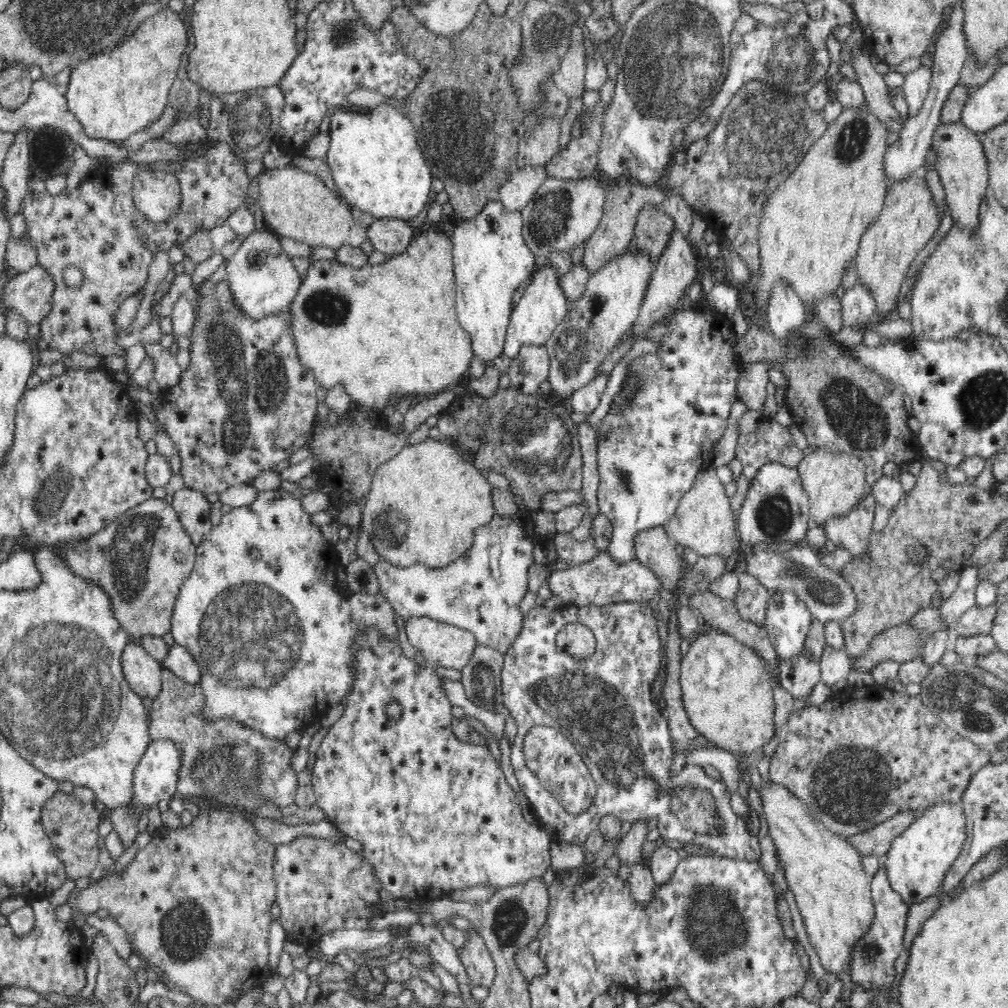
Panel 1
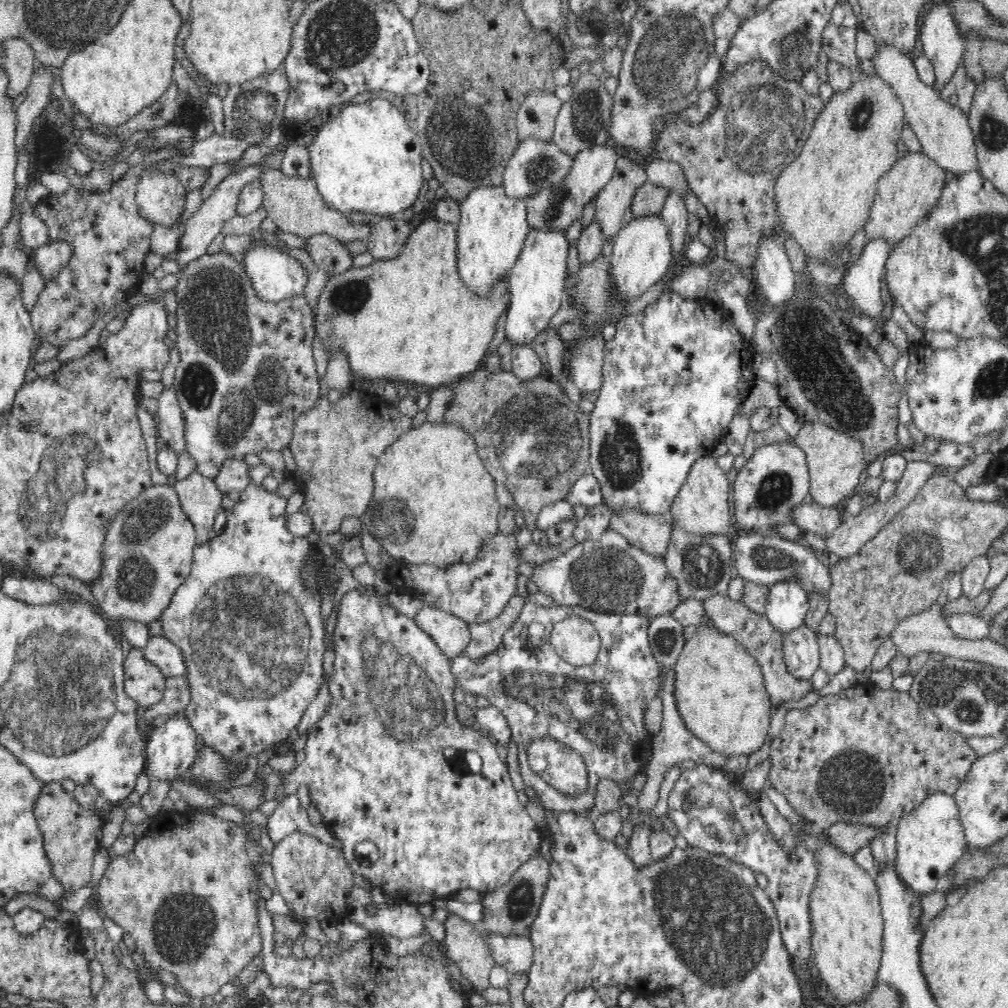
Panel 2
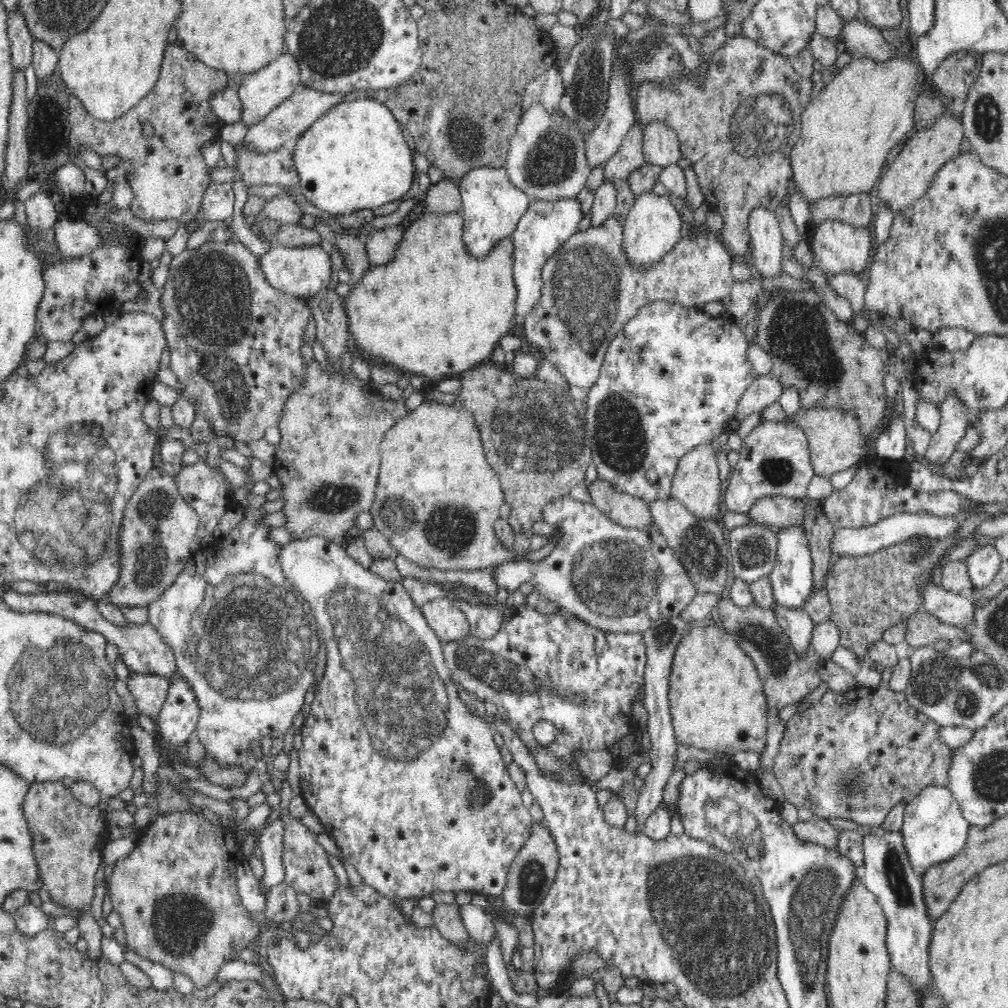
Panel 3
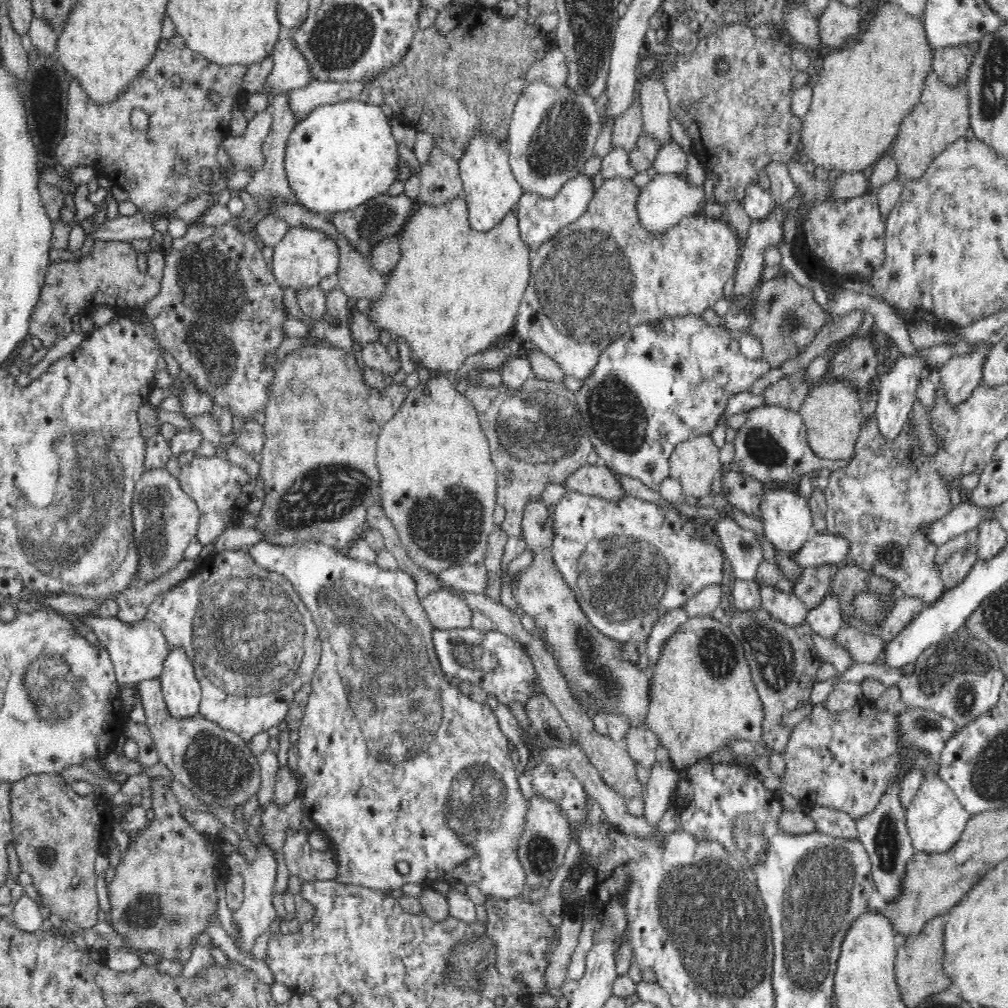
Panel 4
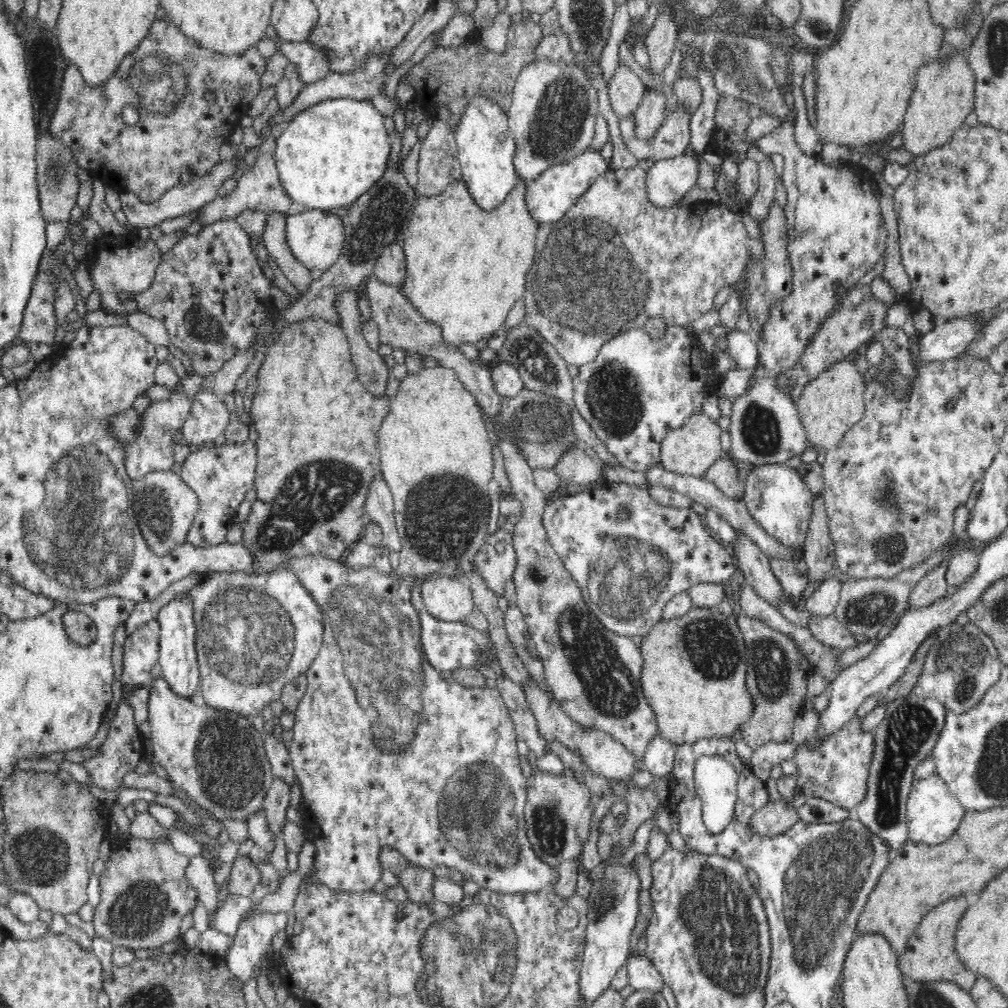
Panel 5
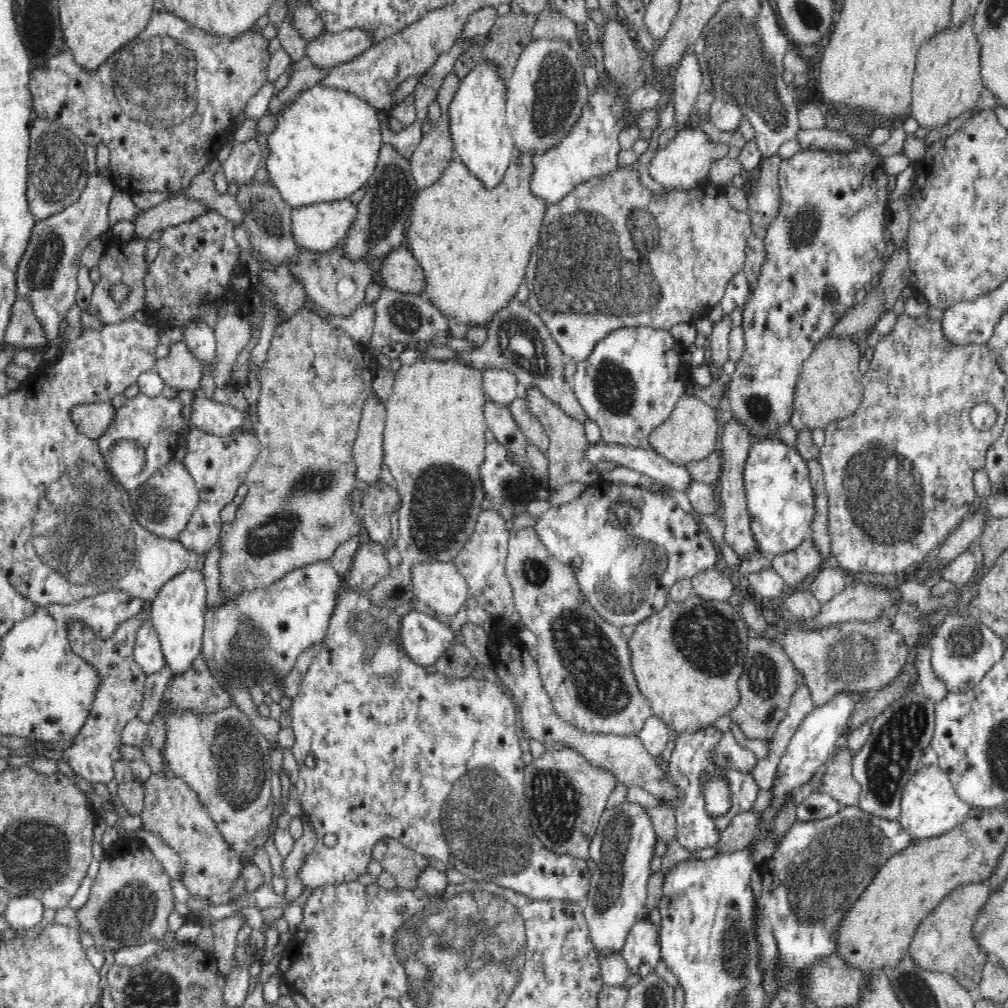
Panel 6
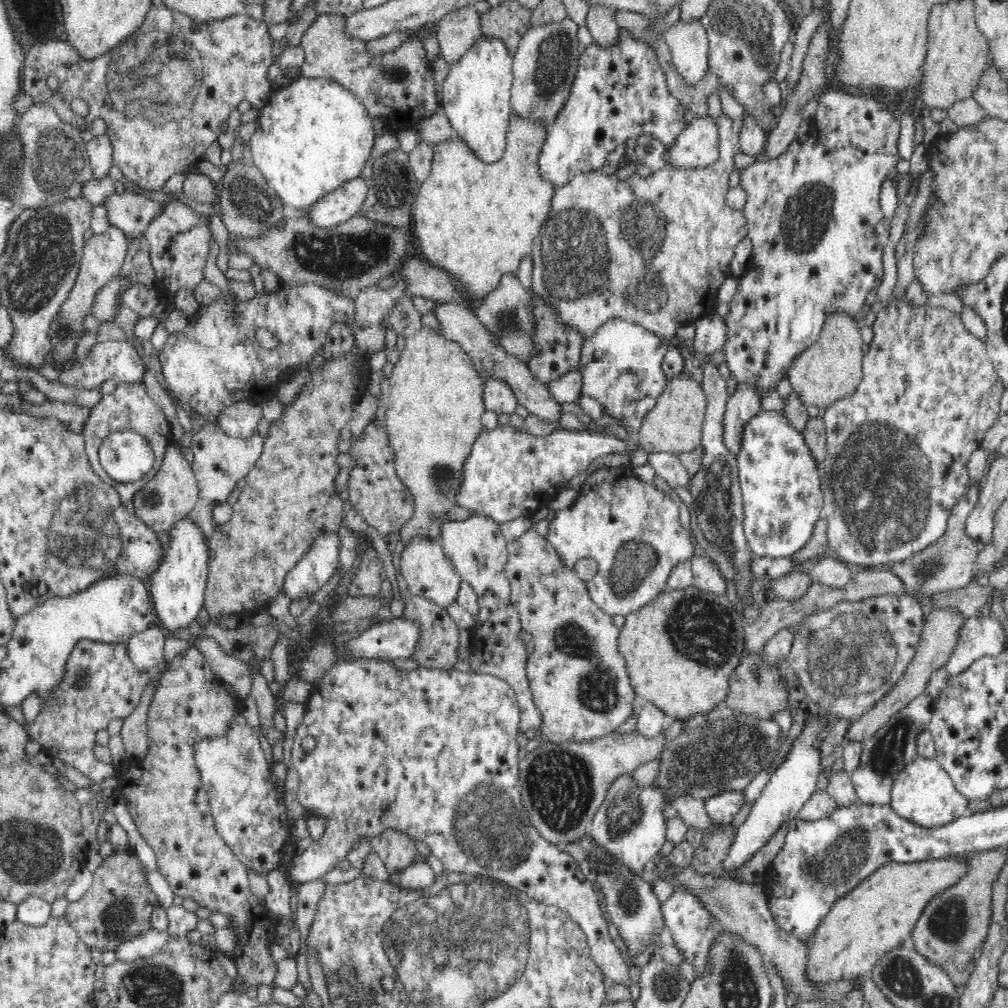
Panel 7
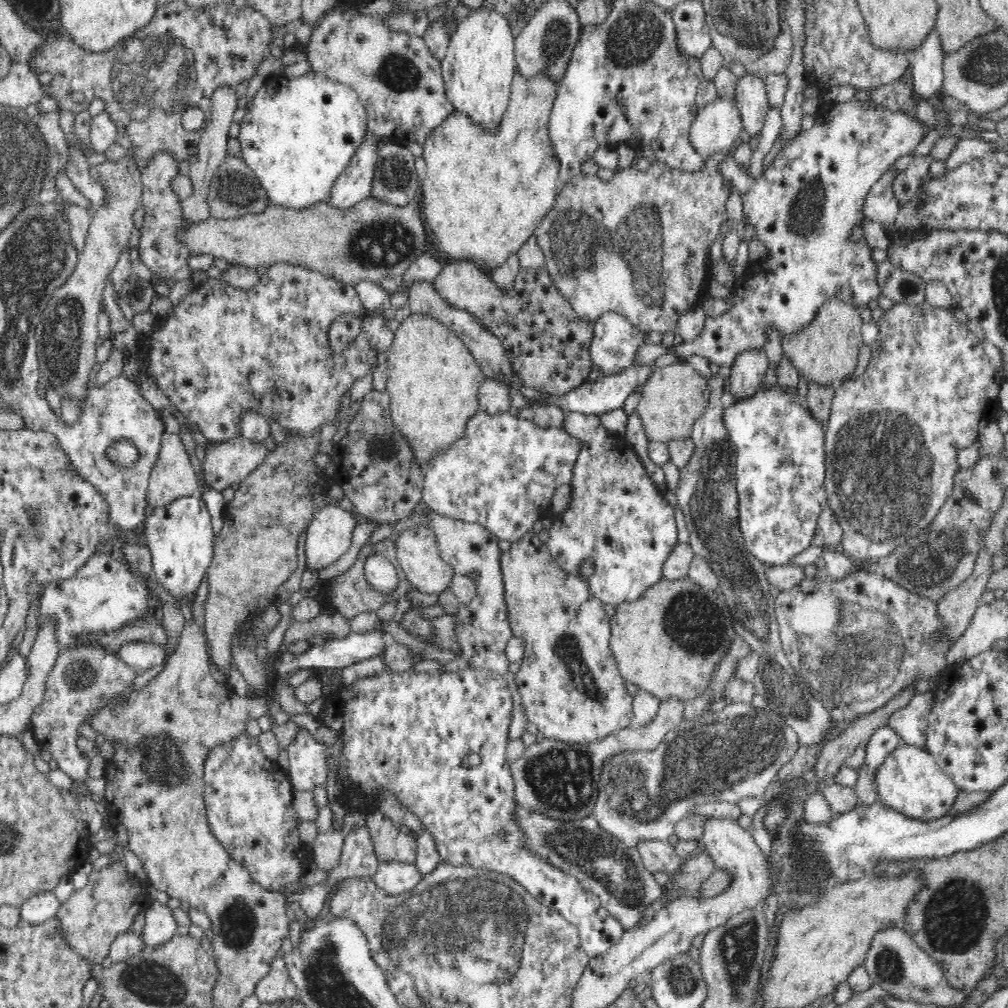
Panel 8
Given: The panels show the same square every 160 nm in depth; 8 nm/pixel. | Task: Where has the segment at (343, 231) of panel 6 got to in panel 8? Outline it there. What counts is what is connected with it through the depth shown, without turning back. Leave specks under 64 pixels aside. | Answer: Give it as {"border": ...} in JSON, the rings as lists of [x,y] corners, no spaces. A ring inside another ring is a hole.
{"border":[[[370,129],[363,144],[355,149],[346,170],[335,180],[328,202],[334,209],[350,209],[371,196],[377,150],[384,144]]]}

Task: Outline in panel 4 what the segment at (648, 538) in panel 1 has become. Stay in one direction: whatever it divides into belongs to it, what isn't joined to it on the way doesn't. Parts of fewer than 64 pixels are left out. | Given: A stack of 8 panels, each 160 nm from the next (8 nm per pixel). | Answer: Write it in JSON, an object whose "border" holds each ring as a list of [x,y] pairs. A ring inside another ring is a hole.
{"border":[[[600,462],[592,466],[587,463],[576,468],[564,480],[563,486],[566,490],[605,497],[613,502],[619,502],[619,498],[628,493],[611,470]]]}

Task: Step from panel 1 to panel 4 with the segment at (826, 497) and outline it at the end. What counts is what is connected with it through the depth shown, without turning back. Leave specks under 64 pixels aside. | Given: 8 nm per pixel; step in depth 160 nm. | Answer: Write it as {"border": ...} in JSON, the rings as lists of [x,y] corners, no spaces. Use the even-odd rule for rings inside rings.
{"border":[[[820,380],[811,387],[808,396],[799,408],[807,428],[810,448],[821,458],[844,462],[854,454],[854,444],[862,430],[862,395],[848,381]]]}

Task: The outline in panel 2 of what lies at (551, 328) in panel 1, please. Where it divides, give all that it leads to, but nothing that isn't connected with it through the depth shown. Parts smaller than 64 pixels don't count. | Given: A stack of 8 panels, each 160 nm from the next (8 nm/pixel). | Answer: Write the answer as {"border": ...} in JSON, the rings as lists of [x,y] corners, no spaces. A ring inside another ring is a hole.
{"border":[[[546,227],[529,228],[526,240],[522,242],[522,250],[506,280],[511,303],[506,316],[505,337],[512,344],[532,344],[536,336],[550,324],[564,300],[568,238],[560,232],[544,234]]]}

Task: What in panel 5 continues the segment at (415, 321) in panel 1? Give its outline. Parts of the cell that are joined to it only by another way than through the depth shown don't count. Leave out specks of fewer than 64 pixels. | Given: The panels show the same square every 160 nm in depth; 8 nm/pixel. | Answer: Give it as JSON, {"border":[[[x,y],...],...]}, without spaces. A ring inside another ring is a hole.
{"border":[[[521,177],[515,181],[514,188],[512,188],[507,195],[507,198],[499,205],[499,208],[492,209],[491,212],[486,212],[480,209],[474,198],[470,195],[470,191],[466,186],[465,181],[461,178],[450,182],[446,188],[437,196],[416,198],[416,206],[412,211],[412,215],[406,222],[406,226],[400,232],[400,242],[403,245],[403,251],[406,257],[406,278],[401,284],[401,293],[416,307],[419,315],[428,322],[433,322],[436,326],[442,329],[444,341],[452,345],[452,347],[459,348],[461,344],[468,343],[470,345],[481,346],[486,340],[490,339],[492,335],[503,328],[504,320],[508,316],[508,312],[512,310],[515,302],[523,298],[525,295],[525,284],[527,282],[527,272],[531,265],[535,262],[535,250],[537,241],[537,230],[539,224],[537,220],[530,216],[530,210],[526,207],[526,189],[527,183],[521,180]]]}

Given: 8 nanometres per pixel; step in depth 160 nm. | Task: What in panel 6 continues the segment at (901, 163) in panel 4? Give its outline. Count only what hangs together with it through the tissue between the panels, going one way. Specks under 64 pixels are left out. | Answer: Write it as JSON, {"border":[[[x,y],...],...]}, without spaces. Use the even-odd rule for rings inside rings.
{"border":[[[972,18],[964,20],[958,28],[947,27],[942,32],[936,32],[934,36],[930,36],[922,42],[917,54],[913,78],[912,113],[910,116],[918,121],[920,129],[935,130],[938,126],[948,124],[950,120],[958,118],[958,116],[976,105],[985,85],[982,83],[980,45],[973,29]]]}

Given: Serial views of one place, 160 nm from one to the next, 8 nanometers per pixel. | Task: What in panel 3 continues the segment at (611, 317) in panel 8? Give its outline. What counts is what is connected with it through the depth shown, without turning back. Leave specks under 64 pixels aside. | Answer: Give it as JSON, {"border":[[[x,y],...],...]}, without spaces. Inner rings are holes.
{"border":[[[662,302],[654,304],[645,304],[633,316],[628,324],[622,329],[622,332],[614,337],[605,352],[600,374],[594,382],[594,386],[588,389],[588,400],[584,406],[584,426],[587,430],[587,437],[590,438],[591,458],[596,465],[597,476],[602,480],[608,480],[618,492],[628,492],[642,500],[666,499],[671,496],[672,478],[678,468],[678,460],[690,452],[690,449],[696,448],[698,444],[710,444],[714,438],[725,432],[729,426],[729,421],[735,416],[736,406],[746,389],[752,384],[752,381],[758,376],[754,367],[748,360],[749,344],[744,338],[744,329],[737,326],[727,316],[712,317],[701,309],[686,308],[680,303]]]}

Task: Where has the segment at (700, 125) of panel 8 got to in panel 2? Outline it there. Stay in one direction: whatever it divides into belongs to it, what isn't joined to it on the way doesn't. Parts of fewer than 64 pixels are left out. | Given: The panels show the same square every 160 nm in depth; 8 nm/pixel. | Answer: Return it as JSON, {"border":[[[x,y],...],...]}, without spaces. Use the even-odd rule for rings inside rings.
{"border":[[[658,214],[633,217],[620,228],[613,242],[610,272],[613,273],[614,284],[617,285],[621,296],[625,296],[626,300],[634,302],[652,284],[664,279],[669,272],[673,259],[673,247],[668,224],[665,224],[665,220]]]}

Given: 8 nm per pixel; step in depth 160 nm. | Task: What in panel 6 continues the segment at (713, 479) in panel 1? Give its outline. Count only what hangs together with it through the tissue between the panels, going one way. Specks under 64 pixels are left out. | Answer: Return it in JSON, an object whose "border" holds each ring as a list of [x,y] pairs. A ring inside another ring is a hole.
{"border":[[[687,393],[678,398],[674,404],[674,410],[670,416],[650,432],[651,447],[666,460],[686,465],[688,462],[698,462],[712,454],[714,450],[720,450],[719,434],[722,424],[717,418],[717,410],[710,408],[703,400]]]}

